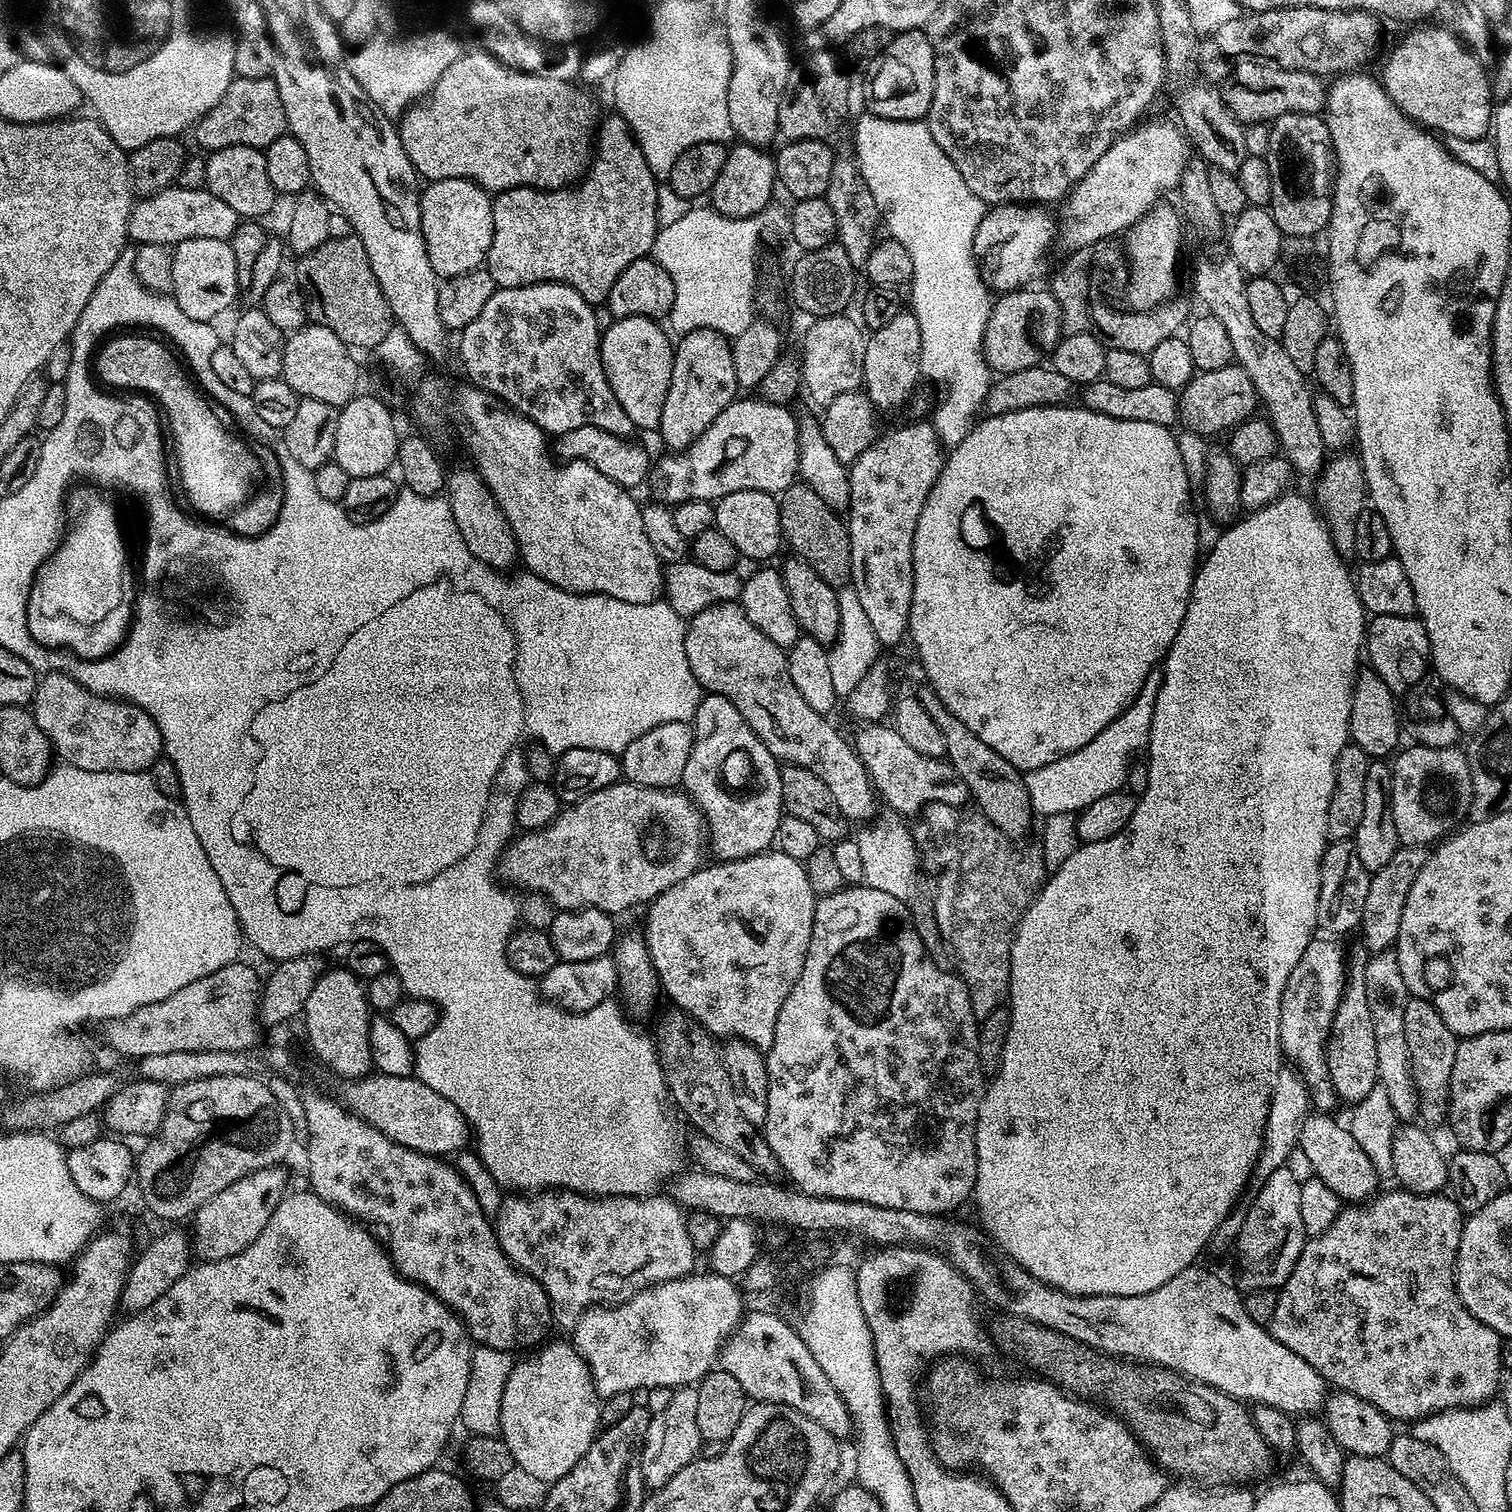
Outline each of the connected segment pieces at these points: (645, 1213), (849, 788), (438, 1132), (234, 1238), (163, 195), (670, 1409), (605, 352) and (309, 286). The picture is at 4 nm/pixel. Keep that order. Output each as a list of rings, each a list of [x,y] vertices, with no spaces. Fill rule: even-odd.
[[[541,1190],[535,1194],[512,1194],[500,1205],[494,1217],[496,1237],[510,1262],[533,1276],[546,1290],[552,1319],[565,1330],[576,1327],[587,1308],[620,1304],[643,1288],[667,1280],[693,1275],[698,1259],[690,1242],[688,1222],[679,1204],[667,1195],[585,1196],[567,1190]]]
[[[725,602],[723,604],[711,604],[706,610],[702,610],[697,616],[687,621],[684,629],[684,645],[686,646],[686,662],[690,662],[690,670],[694,678],[700,683],[705,693],[722,698],[730,698],[734,706],[738,706],[738,714],[746,718],[750,730],[758,734],[758,738],[775,756],[777,761],[784,764],[797,764],[822,778],[830,794],[838,801],[838,807],[842,814],[850,822],[872,822],[877,819],[876,802],[878,794],[873,782],[864,769],[864,763],[856,755],[855,747],[844,741],[844,736],[828,721],[829,717],[823,712],[814,710],[804,701],[802,694],[794,686],[794,678],[790,678],[790,666],[788,654],[785,649],[779,648],[750,618],[746,618],[739,603]]]
[[[369,1074],[358,1080],[347,1081],[343,1086],[344,1107],[359,1120],[367,1122],[374,1130],[386,1134],[386,1138],[398,1142],[398,1146],[420,1152],[424,1156],[441,1158],[469,1147],[468,1119],[460,1113],[458,1106],[454,1106],[454,1102],[442,1098],[442,1094],[435,1090],[430,1090],[430,1086],[417,1080],[415,1075]]]
[[[283,1167],[254,1170],[254,1174],[246,1174],[234,1182],[234,1186],[226,1186],[219,1194],[214,1194],[191,1217],[190,1239],[192,1251],[201,1261],[221,1260],[234,1254],[242,1254],[262,1230],[266,1230],[266,1222],[274,1214],[278,1202],[286,1195],[284,1187],[288,1184],[288,1176]]]
[[[173,186],[153,196],[137,199],[133,203],[128,219],[128,238],[137,245],[169,246],[181,244],[190,238],[218,238],[229,241],[241,222],[241,216],[227,202],[222,202],[222,198],[214,198],[214,194],[209,192],[207,187],[186,190]]]
[[[685,1386],[675,1389],[669,1404],[652,1413],[650,1427],[644,1435],[642,1446],[642,1478],[645,1489],[655,1490],[666,1486],[682,1466],[701,1455],[702,1441],[698,1434],[698,1394],[695,1387]]]
[[[622,316],[613,319],[612,324],[603,329],[600,338],[600,361],[610,382],[610,390],[614,390],[614,398],[618,398],[618,406],[626,410],[626,418],[630,418],[633,429],[636,430],[659,429],[662,406],[666,406],[666,390],[670,390],[674,344],[671,339],[668,341],[669,333],[667,331],[664,333],[660,326],[649,316]]]
[[[355,234],[346,238],[329,238],[322,242],[322,246],[318,246],[318,250],[303,253],[297,260],[300,261],[296,264],[294,276],[304,290],[309,321],[334,330],[334,334],[338,334],[338,338],[342,338],[342,342],[353,350],[359,348],[374,350],[393,328],[394,317],[378,286],[378,278],[374,278],[366,246],[362,246],[362,242]]]

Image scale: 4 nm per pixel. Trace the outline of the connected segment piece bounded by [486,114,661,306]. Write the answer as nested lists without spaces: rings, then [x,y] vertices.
[[[618,114],[611,115],[601,119],[596,129],[592,162],[575,186],[551,190],[508,188],[495,193],[492,202],[494,238],[490,242],[486,267],[497,288],[565,284],[578,290],[588,304],[603,305],[618,274],[622,274],[630,262],[643,260],[651,253],[661,223],[658,181],[650,166],[646,166],[646,158],[630,126]]]

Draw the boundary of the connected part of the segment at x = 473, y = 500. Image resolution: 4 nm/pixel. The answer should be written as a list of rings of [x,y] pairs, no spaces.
[[[465,466],[456,468],[446,476],[446,499],[450,510],[454,514],[454,522],[458,526],[458,534],[462,534],[462,542],[470,546],[470,554],[474,554],[476,560],[480,560],[486,566],[497,570],[508,570],[512,563],[517,563],[518,549],[514,530],[502,514],[494,494],[490,490],[475,468]]]

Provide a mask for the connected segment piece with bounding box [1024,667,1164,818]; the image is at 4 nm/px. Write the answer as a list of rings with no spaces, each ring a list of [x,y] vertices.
[[[1163,667],[1152,668],[1142,690],[1134,698],[1134,702],[1130,702],[1130,706],[1122,710],[1122,714],[1118,714],[1118,718],[1114,718],[1114,722],[1110,722],[1110,726],[1106,726],[1102,734],[1094,734],[1094,738],[1090,738],[1090,742],[1082,746],[1082,750],[1074,750],[1074,754],[1066,754],[1066,758],[1058,758],[1058,762],[1050,762],[1050,766],[1038,766],[1032,772],[1024,772],[1026,794],[1030,794],[1030,806],[1037,817],[1043,818],[1067,812],[1079,814],[1083,808],[1090,806],[1090,802],[1098,802],[1098,798],[1121,791],[1127,785],[1128,770],[1139,757],[1136,755],[1139,752],[1141,755],[1147,749],[1148,739],[1150,739],[1150,722],[1154,722],[1154,702],[1158,698],[1163,677]]]

